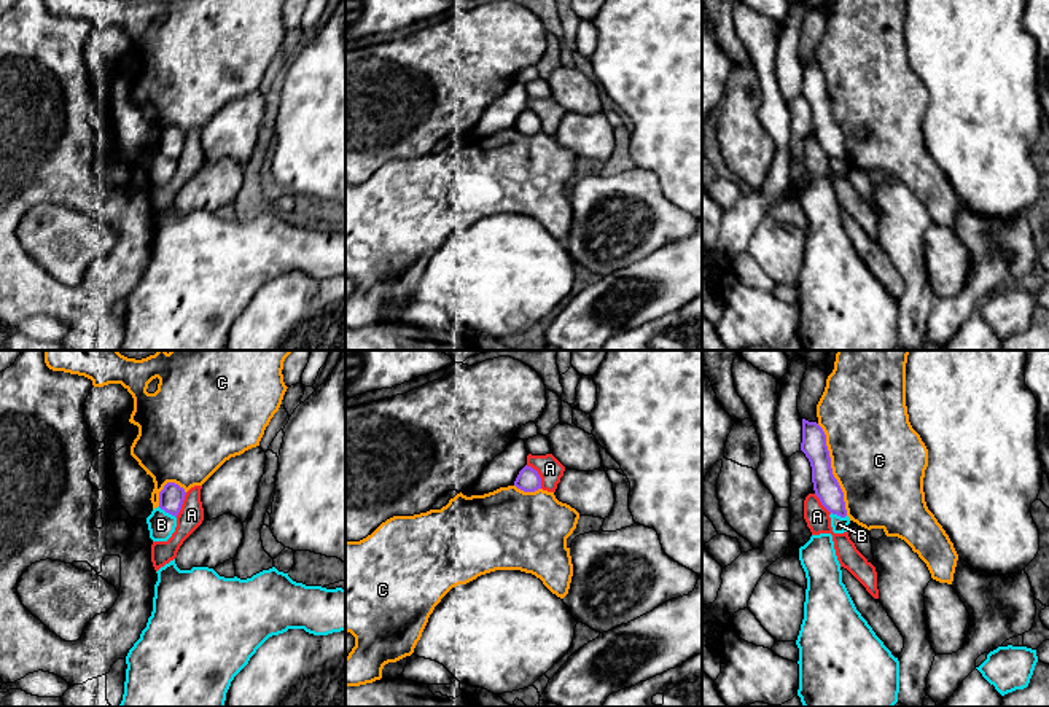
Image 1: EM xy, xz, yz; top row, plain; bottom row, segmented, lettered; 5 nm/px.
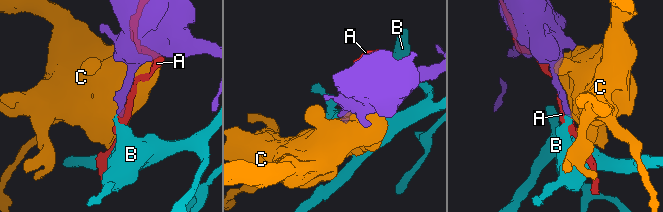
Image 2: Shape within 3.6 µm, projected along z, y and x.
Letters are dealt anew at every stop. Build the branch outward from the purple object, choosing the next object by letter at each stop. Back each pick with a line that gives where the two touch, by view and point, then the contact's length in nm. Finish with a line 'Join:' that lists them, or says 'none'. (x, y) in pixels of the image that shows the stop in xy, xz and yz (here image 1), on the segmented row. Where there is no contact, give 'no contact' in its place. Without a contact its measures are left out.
Join: none

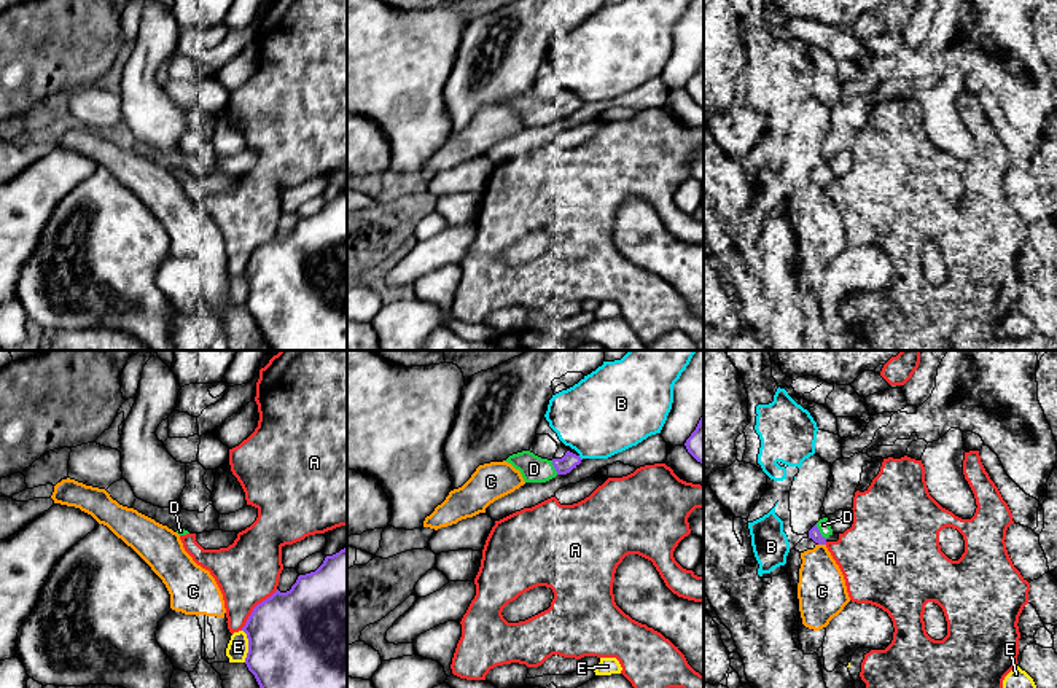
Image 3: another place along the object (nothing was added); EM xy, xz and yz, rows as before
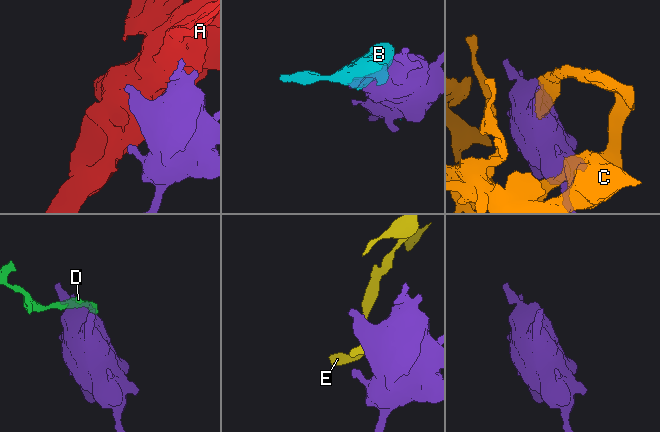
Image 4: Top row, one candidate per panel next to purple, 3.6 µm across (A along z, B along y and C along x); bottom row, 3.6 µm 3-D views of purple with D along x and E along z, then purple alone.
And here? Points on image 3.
D: yz (819, 532) | 90 nm
Join: D

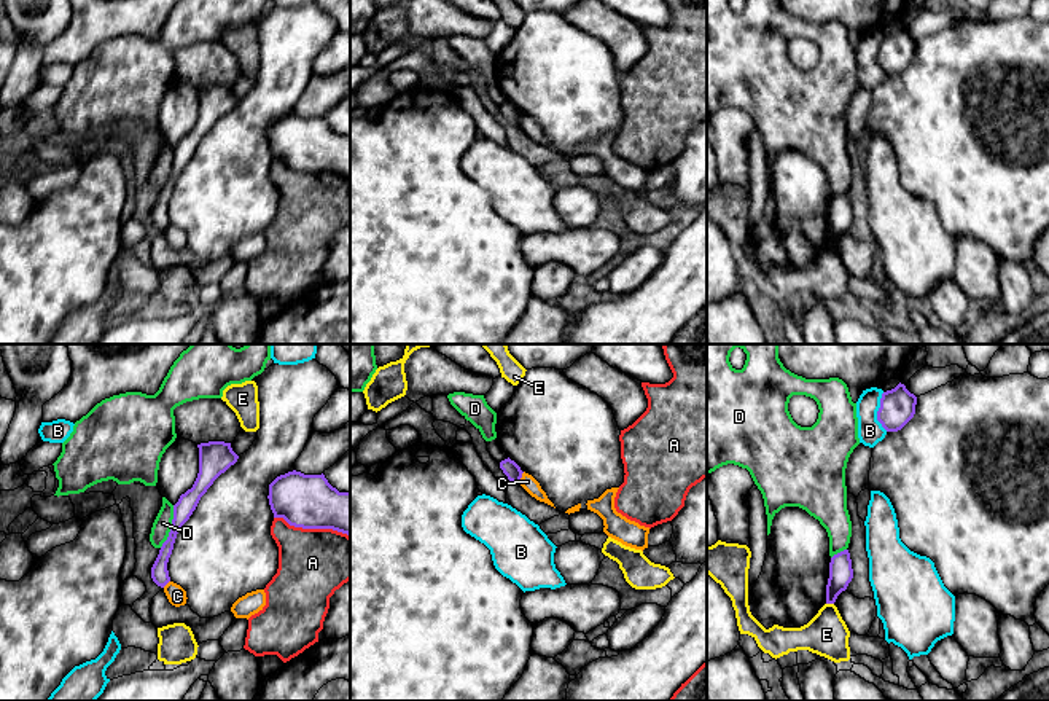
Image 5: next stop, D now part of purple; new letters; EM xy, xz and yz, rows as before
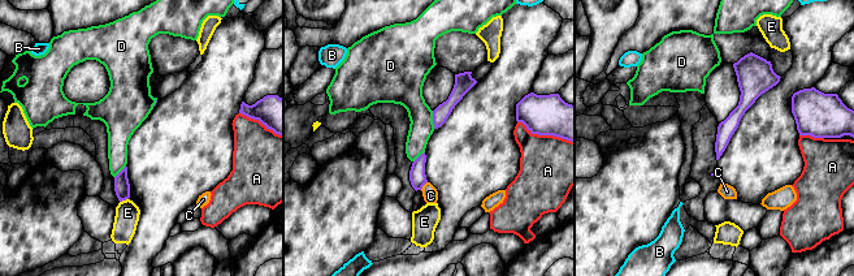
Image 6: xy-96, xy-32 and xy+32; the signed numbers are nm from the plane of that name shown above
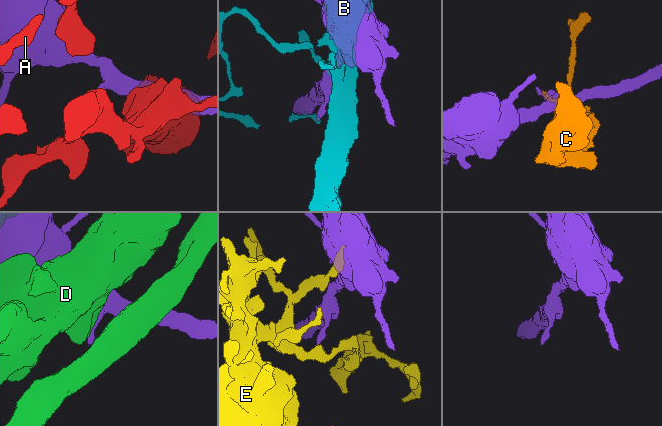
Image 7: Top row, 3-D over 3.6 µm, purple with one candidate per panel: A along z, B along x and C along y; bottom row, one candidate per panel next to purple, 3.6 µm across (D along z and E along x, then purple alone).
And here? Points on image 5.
Join: none

